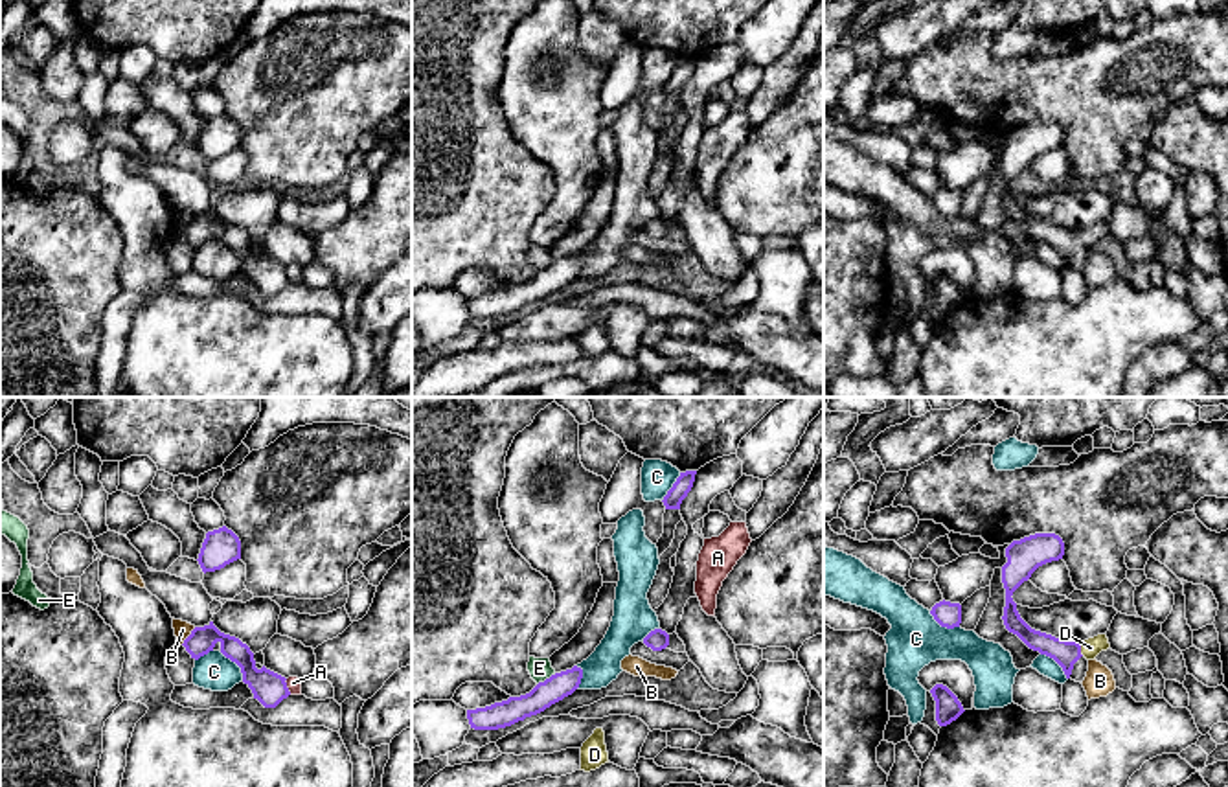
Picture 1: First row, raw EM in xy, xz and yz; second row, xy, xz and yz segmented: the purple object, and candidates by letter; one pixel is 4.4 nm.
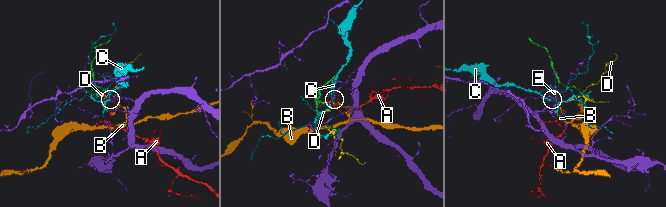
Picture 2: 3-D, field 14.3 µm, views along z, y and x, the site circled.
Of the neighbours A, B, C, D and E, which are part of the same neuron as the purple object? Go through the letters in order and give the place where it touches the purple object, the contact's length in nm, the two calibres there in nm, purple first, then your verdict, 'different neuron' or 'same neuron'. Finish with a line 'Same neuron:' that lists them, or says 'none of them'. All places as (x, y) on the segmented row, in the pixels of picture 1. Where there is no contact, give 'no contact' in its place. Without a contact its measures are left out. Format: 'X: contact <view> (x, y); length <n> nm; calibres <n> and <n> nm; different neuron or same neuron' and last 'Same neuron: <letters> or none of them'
A: contact xy (285, 686); length 80 nm; calibres 150 and 60 nm; different neuron
B: contact xy (188, 637); length 100 nm; calibres 120 and 80 nm; different neuron
C: contact yz (943, 626); length 150 nm; calibres 110 and 240 nm; different neuron
D: contact yz (1080, 650); length 60 nm; calibres 110 and 90 nm; same neuron
E: contact xz (546, 679); length 100 nm; calibres 110 and 100 nm; different neuron
Same neuron: D

